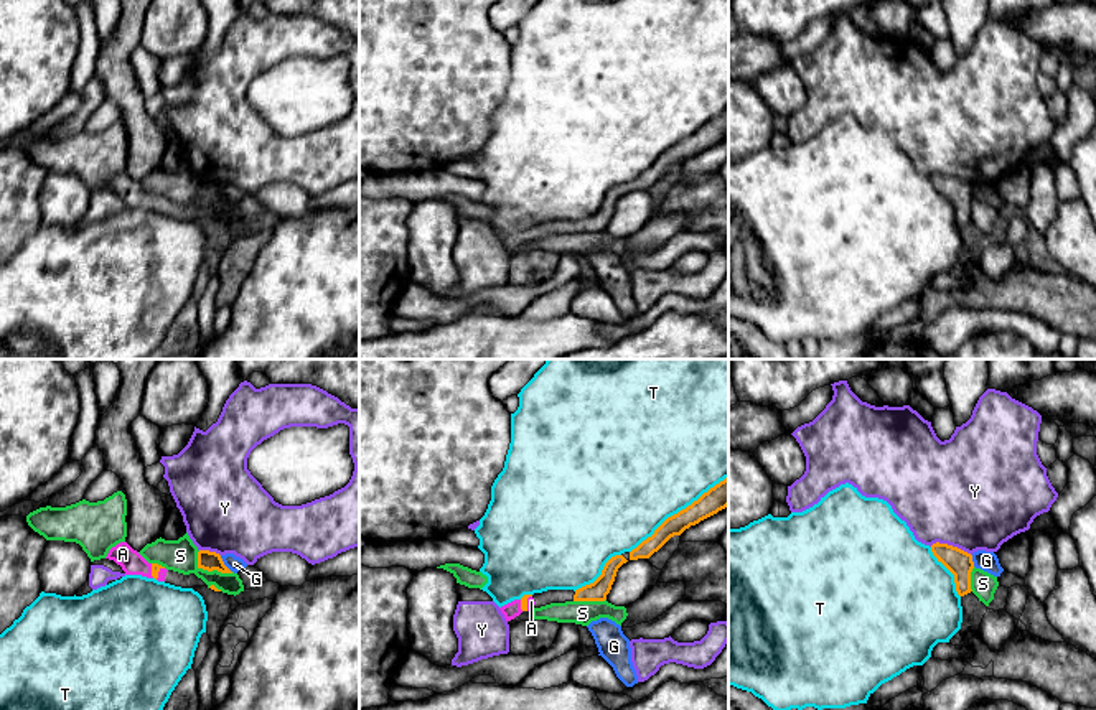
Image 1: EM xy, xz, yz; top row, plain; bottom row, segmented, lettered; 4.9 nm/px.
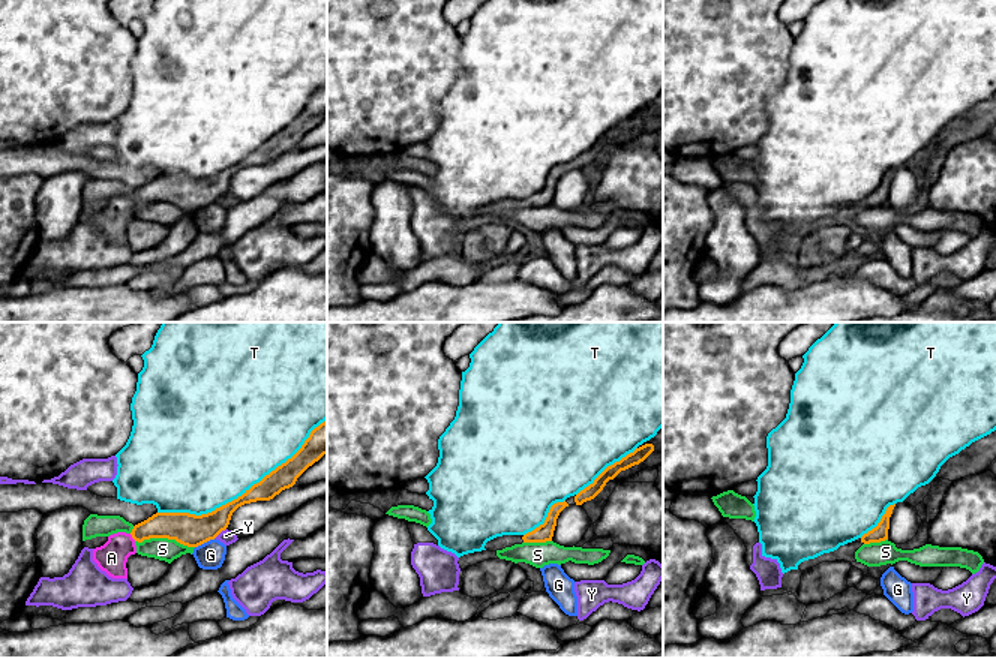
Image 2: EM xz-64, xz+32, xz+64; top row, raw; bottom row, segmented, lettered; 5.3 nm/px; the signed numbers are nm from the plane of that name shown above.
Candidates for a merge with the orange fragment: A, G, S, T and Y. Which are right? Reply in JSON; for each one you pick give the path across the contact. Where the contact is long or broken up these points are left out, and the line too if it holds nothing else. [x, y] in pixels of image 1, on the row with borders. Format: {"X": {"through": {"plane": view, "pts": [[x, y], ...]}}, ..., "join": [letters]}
{"A": {"through": {"plane": "xy", "pts": [[155, 567], [157, 575], [122, 554]]}}, "join": ["A"]}

